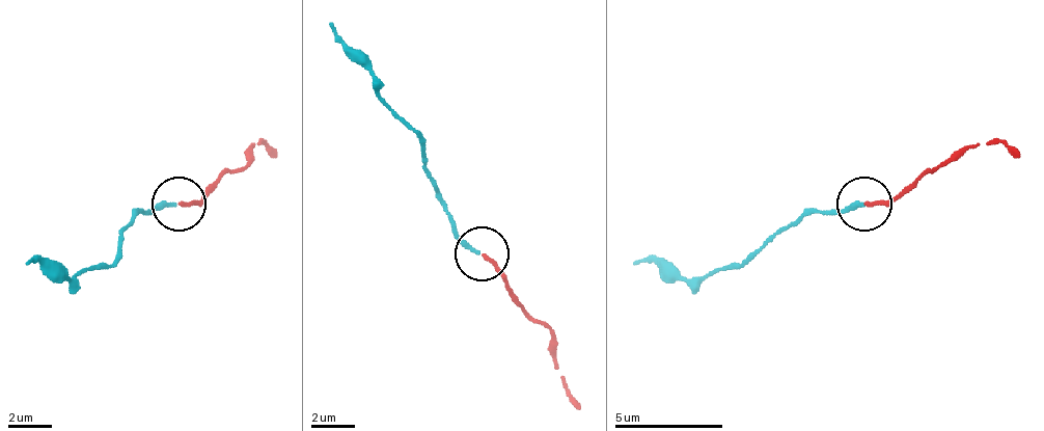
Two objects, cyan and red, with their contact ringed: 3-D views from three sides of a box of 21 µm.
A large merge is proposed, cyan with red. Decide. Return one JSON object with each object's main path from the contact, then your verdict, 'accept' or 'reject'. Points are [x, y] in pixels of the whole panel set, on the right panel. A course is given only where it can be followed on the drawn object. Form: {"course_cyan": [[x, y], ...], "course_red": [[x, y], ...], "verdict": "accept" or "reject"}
{"course_cyan": [[862, 205], [847, 210], [814, 210], [776, 232], [754, 253], [705, 280], [678, 280], [651, 259], [634, 265]], "course_red": [[862, 205], [884, 205], [971, 144], [1020, 156]], "verdict": "accept"}

